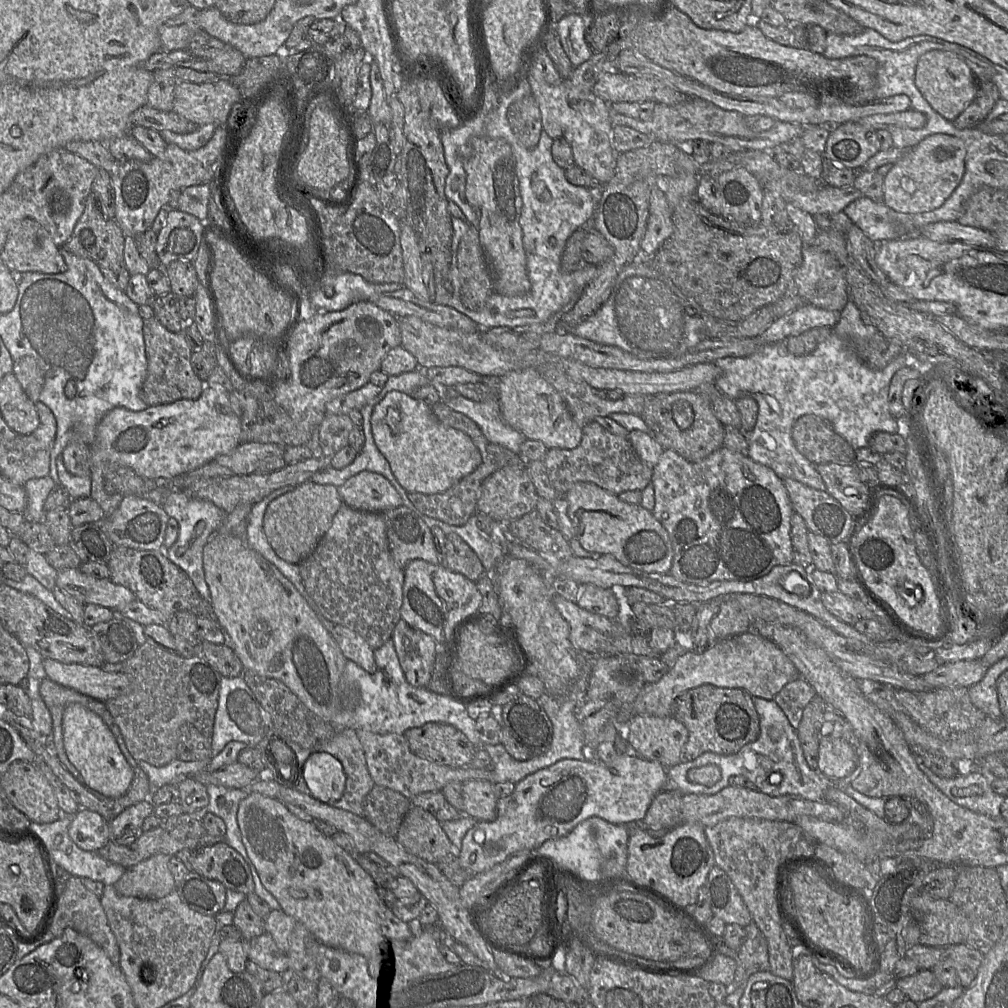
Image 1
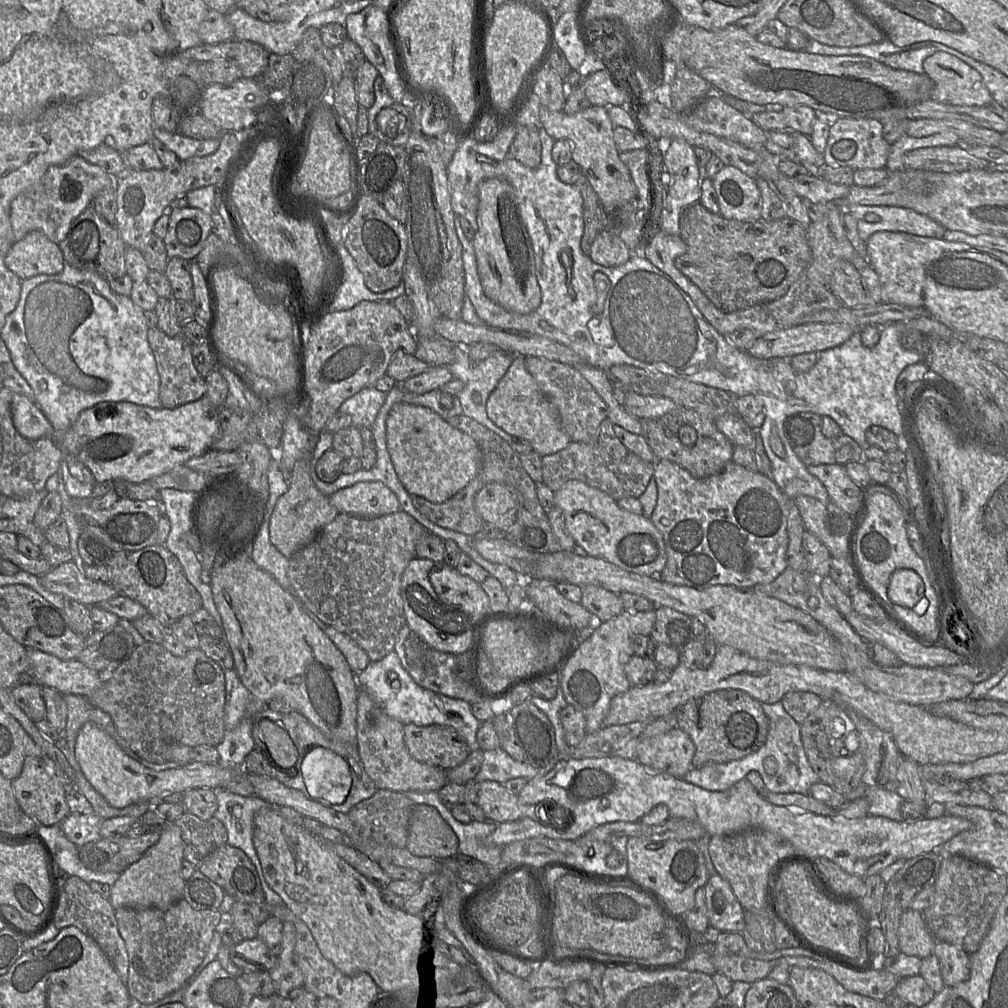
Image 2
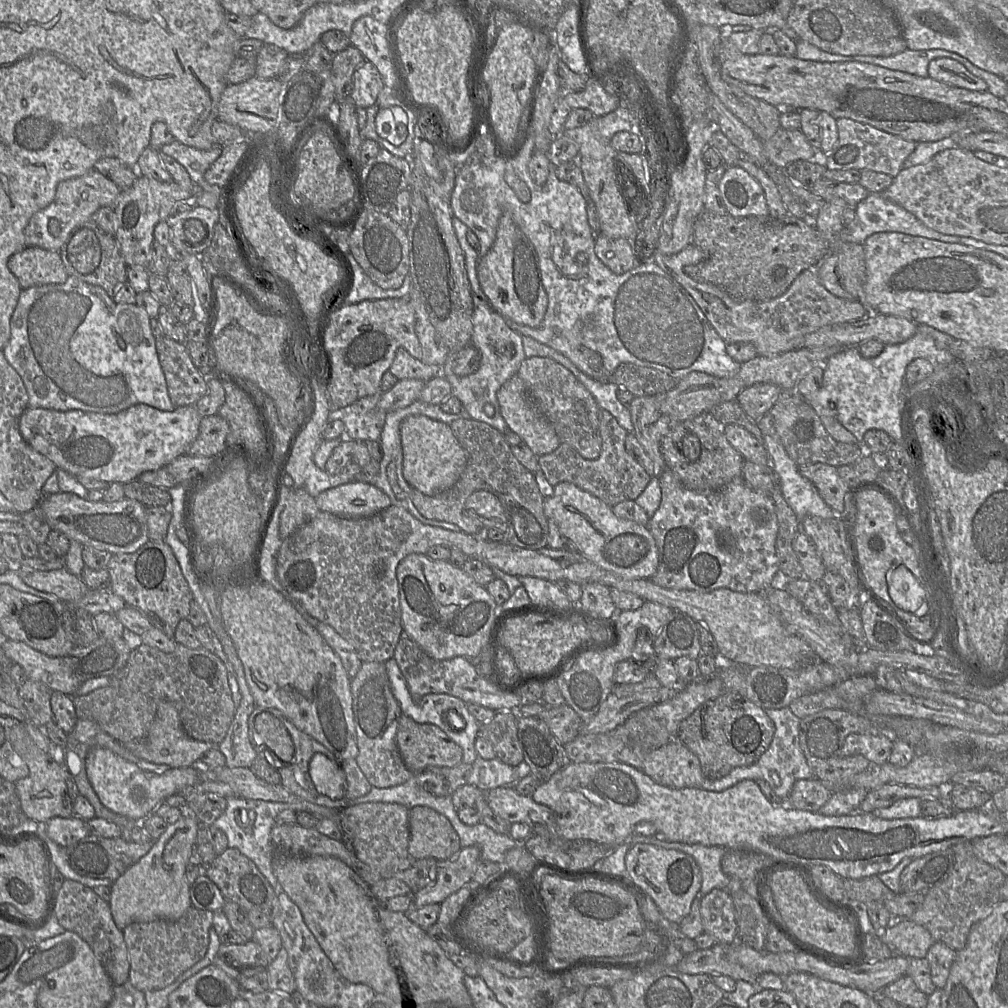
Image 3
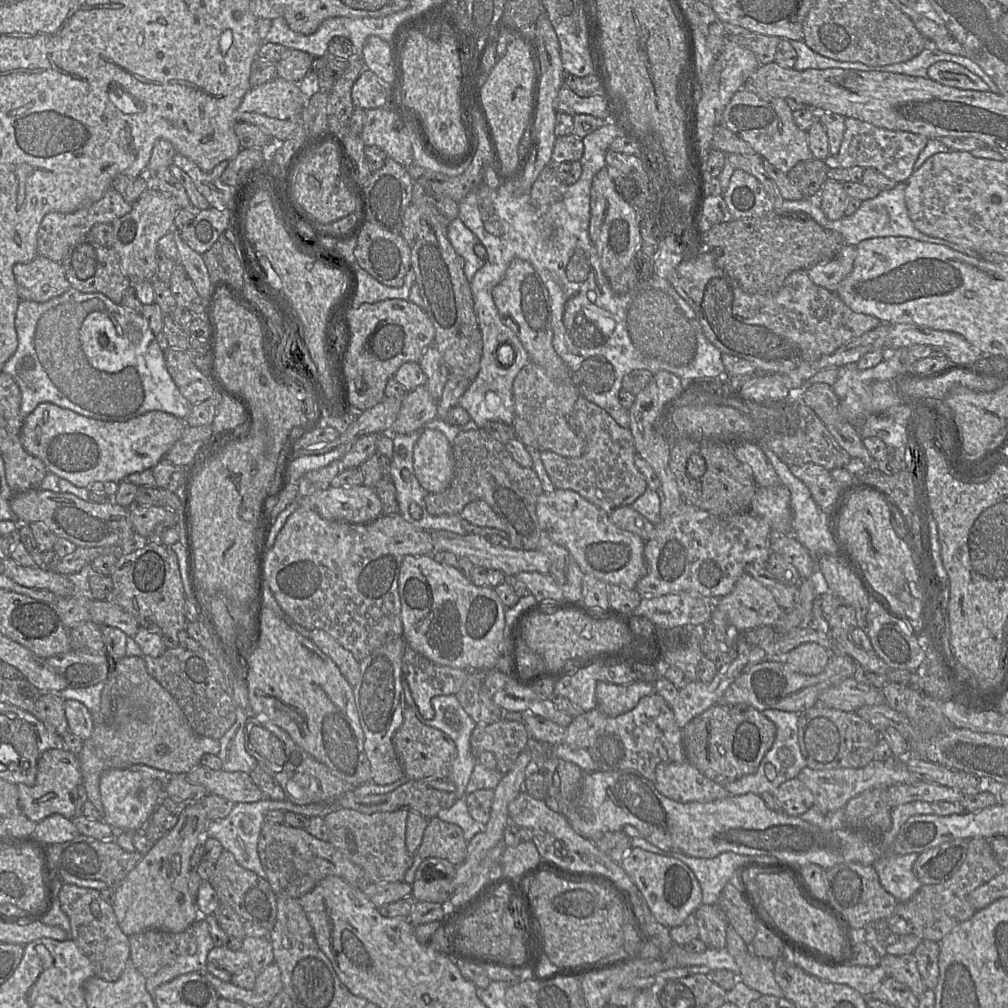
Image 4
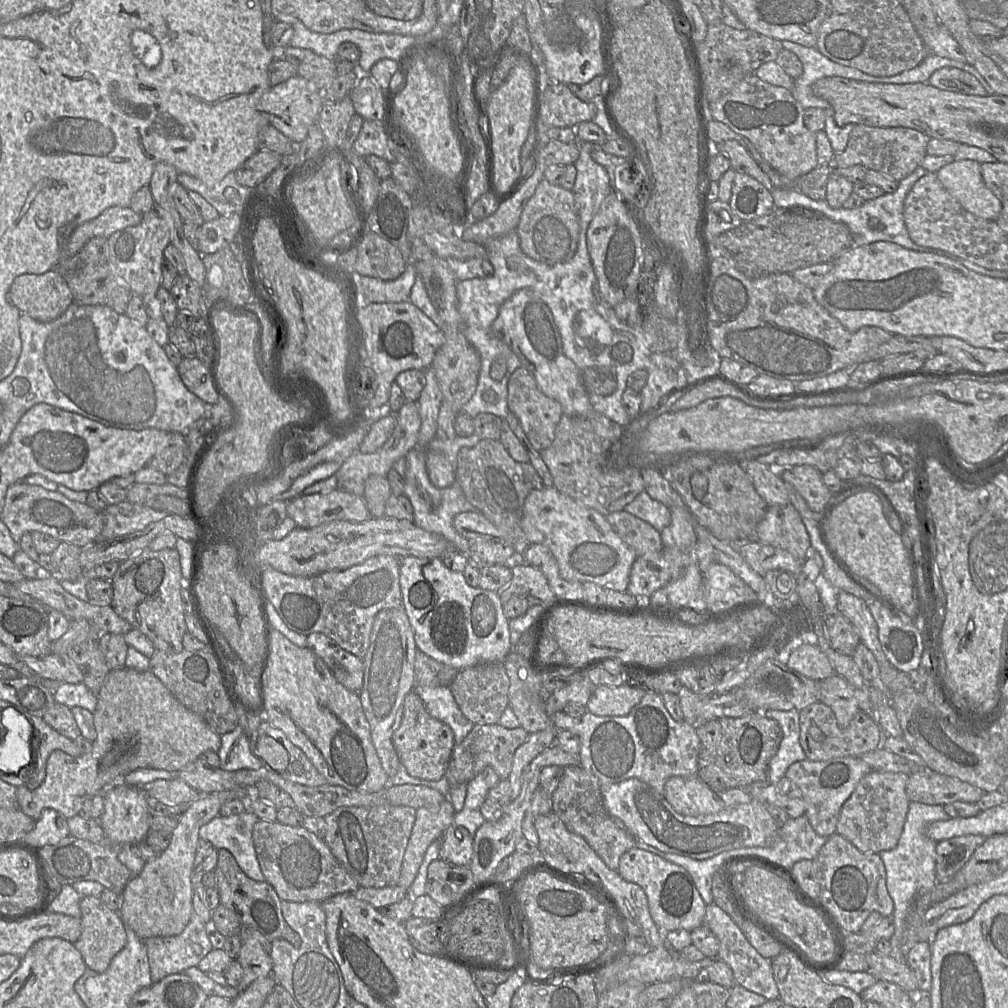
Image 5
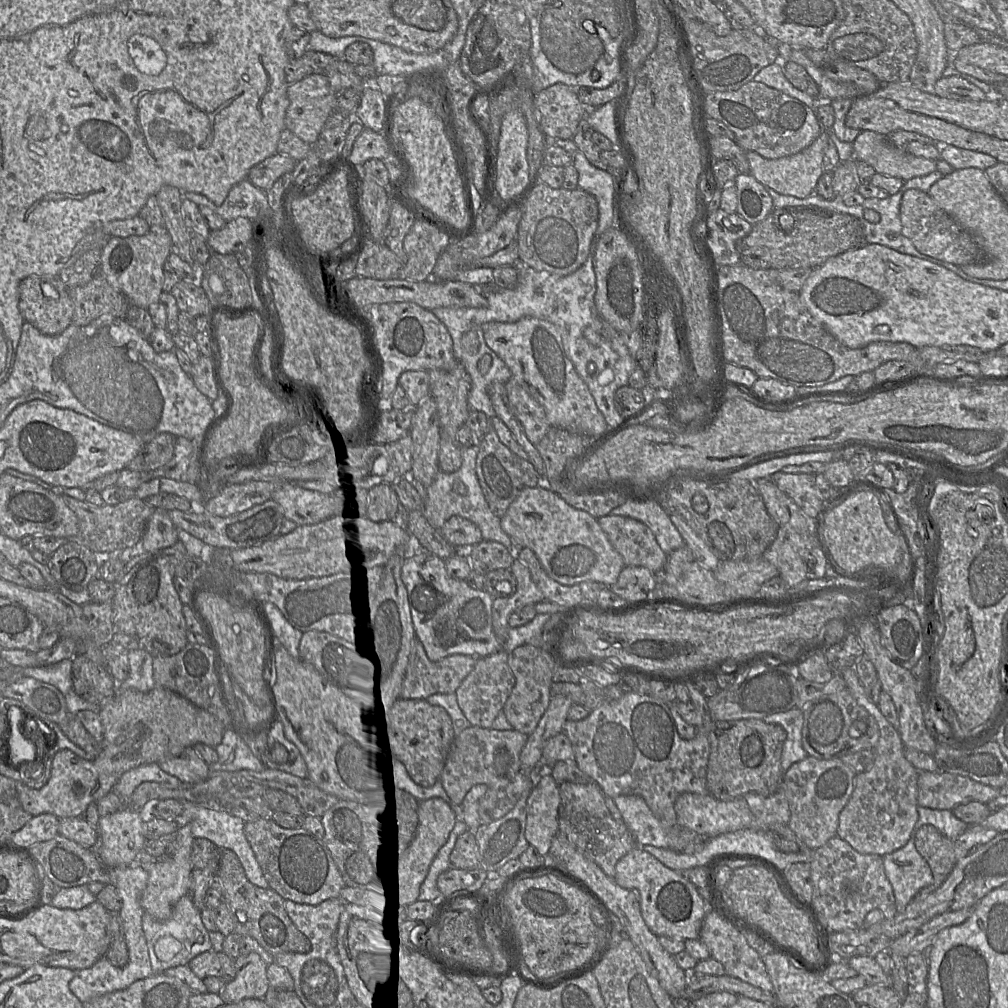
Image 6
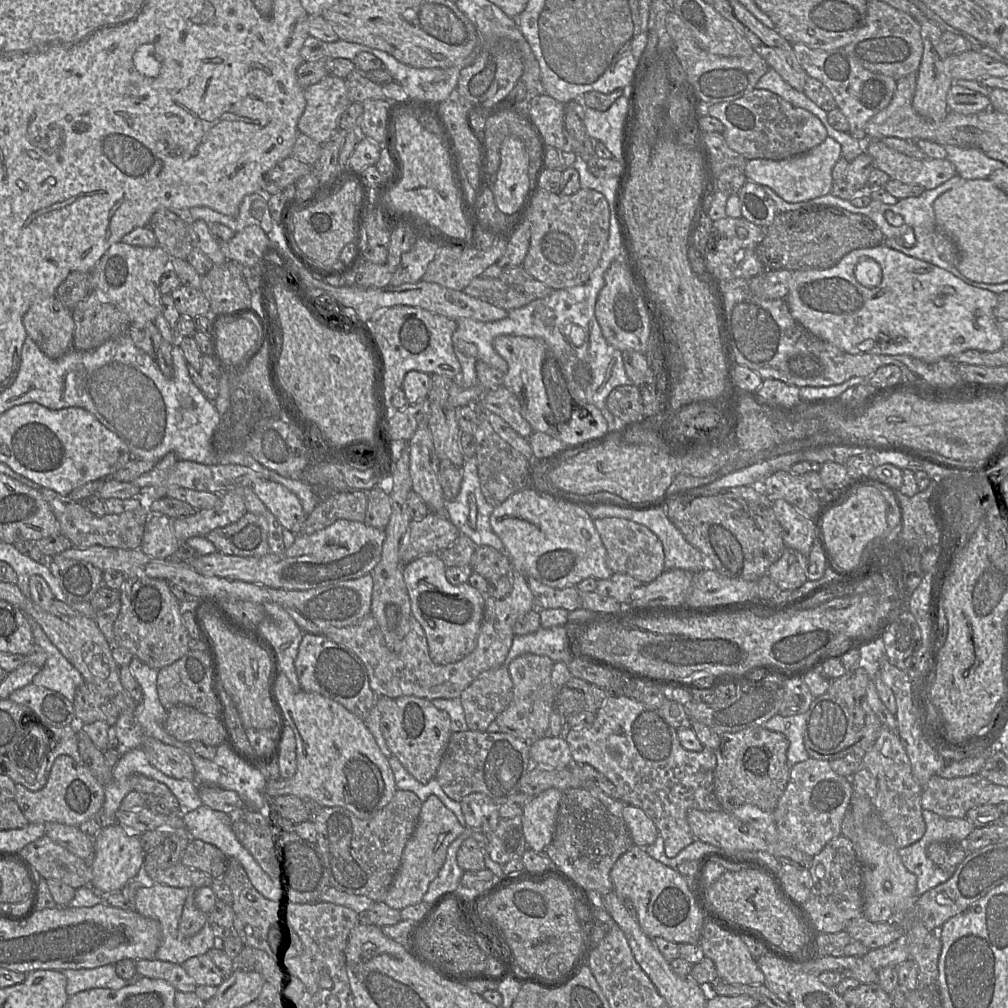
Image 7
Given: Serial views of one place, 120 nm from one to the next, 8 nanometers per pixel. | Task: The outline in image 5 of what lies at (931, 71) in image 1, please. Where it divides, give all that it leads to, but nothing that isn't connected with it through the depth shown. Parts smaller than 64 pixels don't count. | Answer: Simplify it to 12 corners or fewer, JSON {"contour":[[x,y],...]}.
{"contour":[[953,67],[936,70],[927,83],[940,90],[987,96],[973,75]]}

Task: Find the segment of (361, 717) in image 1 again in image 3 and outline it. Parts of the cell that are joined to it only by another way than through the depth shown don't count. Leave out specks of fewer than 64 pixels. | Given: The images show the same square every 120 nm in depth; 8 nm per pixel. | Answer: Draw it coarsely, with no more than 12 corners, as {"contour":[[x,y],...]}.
{"contour":[[393,657],[385,661],[402,714],[438,726],[461,747],[478,756],[480,723],[460,698],[430,693],[416,702]]}

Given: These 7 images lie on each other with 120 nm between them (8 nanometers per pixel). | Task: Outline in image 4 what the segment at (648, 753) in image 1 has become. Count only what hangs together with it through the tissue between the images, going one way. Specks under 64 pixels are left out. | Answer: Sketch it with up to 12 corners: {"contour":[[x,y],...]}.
{"contour":[[687,760],[658,764],[652,783],[679,803],[731,796]]}

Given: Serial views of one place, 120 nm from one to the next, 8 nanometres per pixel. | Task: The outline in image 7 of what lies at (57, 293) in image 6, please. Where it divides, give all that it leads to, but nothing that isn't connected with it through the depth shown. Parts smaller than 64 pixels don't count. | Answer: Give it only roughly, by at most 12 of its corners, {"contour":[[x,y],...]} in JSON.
{"contour":[[55,295],[33,301],[22,319],[50,359],[73,349],[72,311]]}

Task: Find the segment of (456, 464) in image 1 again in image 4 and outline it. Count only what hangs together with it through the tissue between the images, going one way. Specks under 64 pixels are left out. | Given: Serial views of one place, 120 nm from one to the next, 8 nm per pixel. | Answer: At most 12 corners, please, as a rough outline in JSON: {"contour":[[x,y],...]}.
{"contour":[[423,428],[414,446],[414,473],[429,493],[454,478],[452,444]]}

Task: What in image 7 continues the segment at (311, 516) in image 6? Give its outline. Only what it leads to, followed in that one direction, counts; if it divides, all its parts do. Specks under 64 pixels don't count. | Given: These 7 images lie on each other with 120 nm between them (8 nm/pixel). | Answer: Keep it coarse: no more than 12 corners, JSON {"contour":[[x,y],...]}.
{"contour":[[267,479],[252,490],[285,529],[307,516],[294,493]]}

